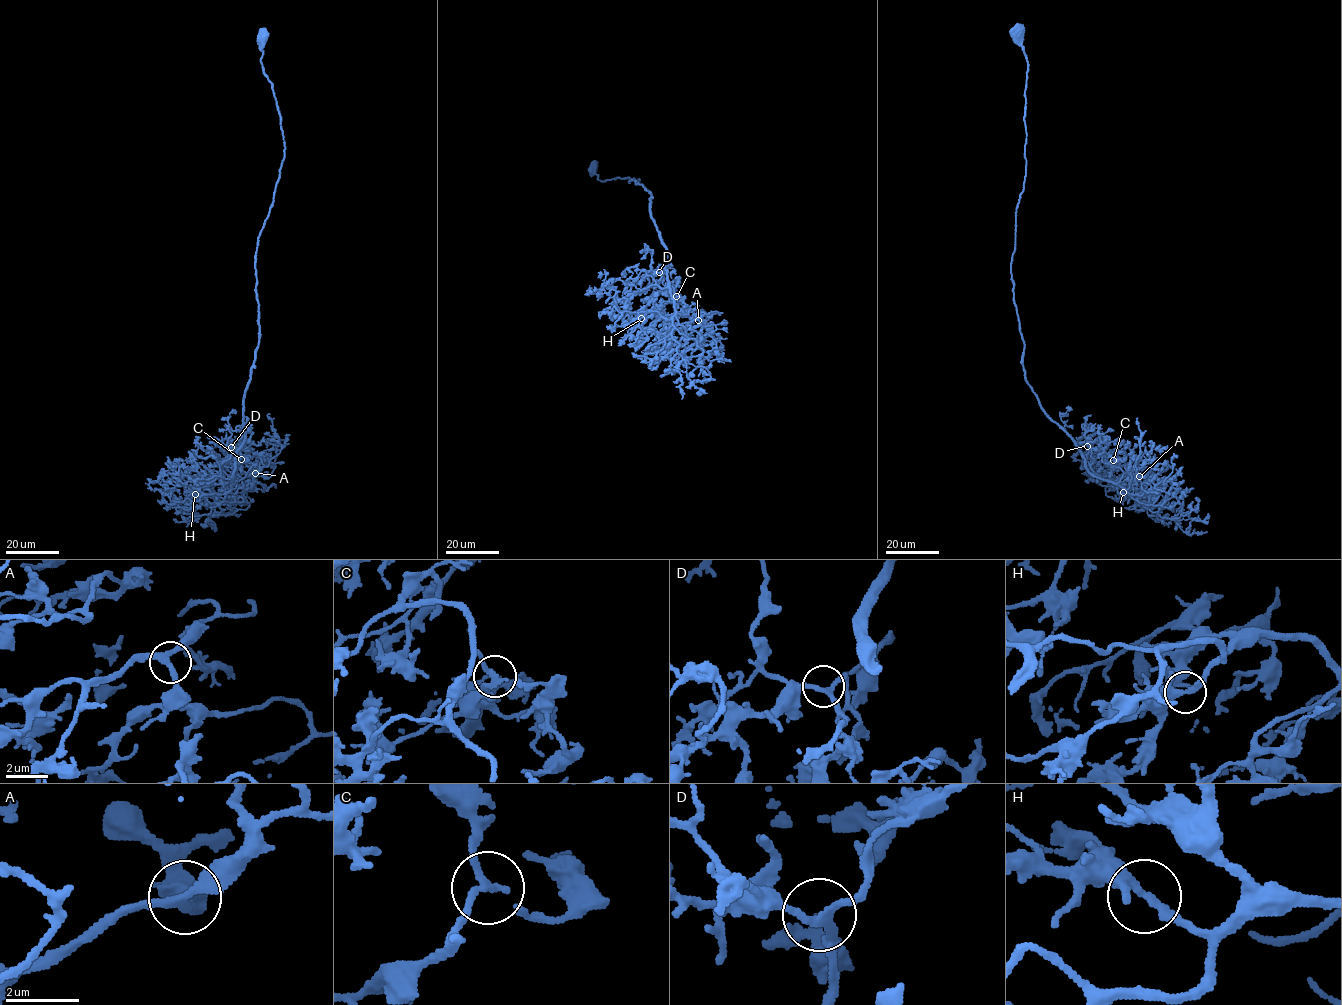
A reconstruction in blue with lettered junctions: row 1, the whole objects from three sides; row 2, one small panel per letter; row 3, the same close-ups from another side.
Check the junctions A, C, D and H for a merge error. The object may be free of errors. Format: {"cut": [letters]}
{"cut": []}

